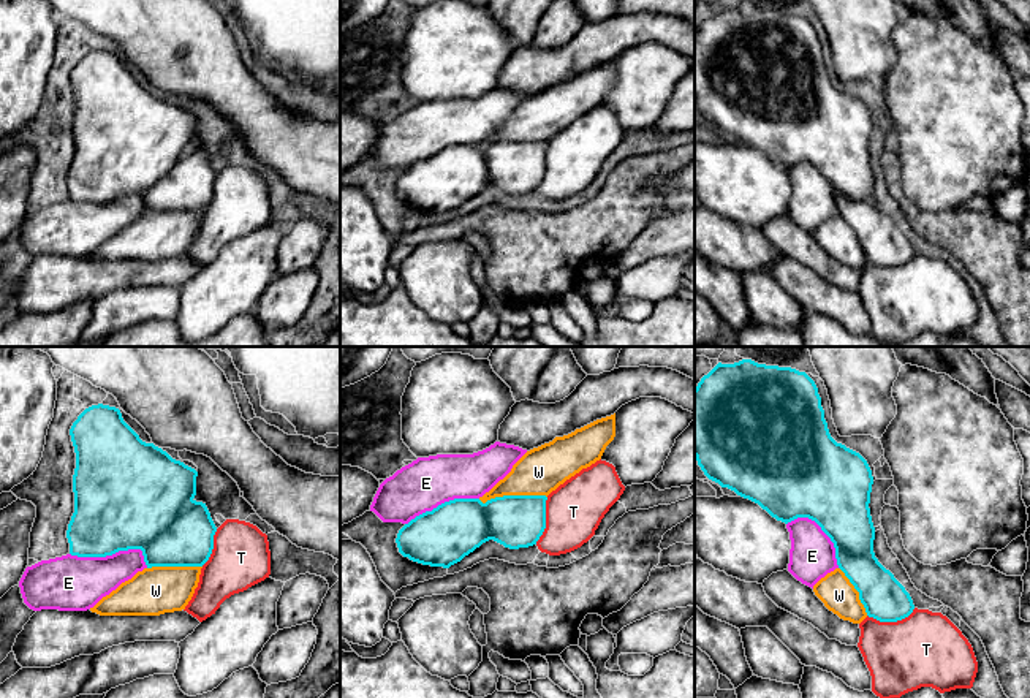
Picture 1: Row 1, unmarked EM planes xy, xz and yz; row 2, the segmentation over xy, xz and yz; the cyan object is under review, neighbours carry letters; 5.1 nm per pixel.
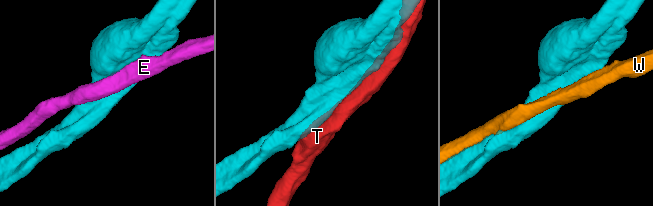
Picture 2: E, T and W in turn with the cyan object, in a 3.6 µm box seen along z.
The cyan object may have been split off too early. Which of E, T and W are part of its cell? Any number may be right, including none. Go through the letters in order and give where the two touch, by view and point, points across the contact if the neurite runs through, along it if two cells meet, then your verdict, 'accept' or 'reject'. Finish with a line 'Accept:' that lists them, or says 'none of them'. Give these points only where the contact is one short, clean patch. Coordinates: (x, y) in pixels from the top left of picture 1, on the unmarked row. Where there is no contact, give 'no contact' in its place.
E: xy (114, 198) | reject
T: yz (891, 266) | reject
W: xz (511, 141) | reject
Accept: none of them

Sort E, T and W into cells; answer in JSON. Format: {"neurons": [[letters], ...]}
{"neurons": [["E", "W"], ["T"]]}

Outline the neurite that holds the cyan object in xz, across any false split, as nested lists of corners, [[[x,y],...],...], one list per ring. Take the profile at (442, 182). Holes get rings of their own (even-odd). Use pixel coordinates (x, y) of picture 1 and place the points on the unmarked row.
[[[503,141],[483,149],[454,144],[405,169],[396,184],[413,207],[449,214],[494,185],[519,195],[536,190],[546,174],[546,141]]]

